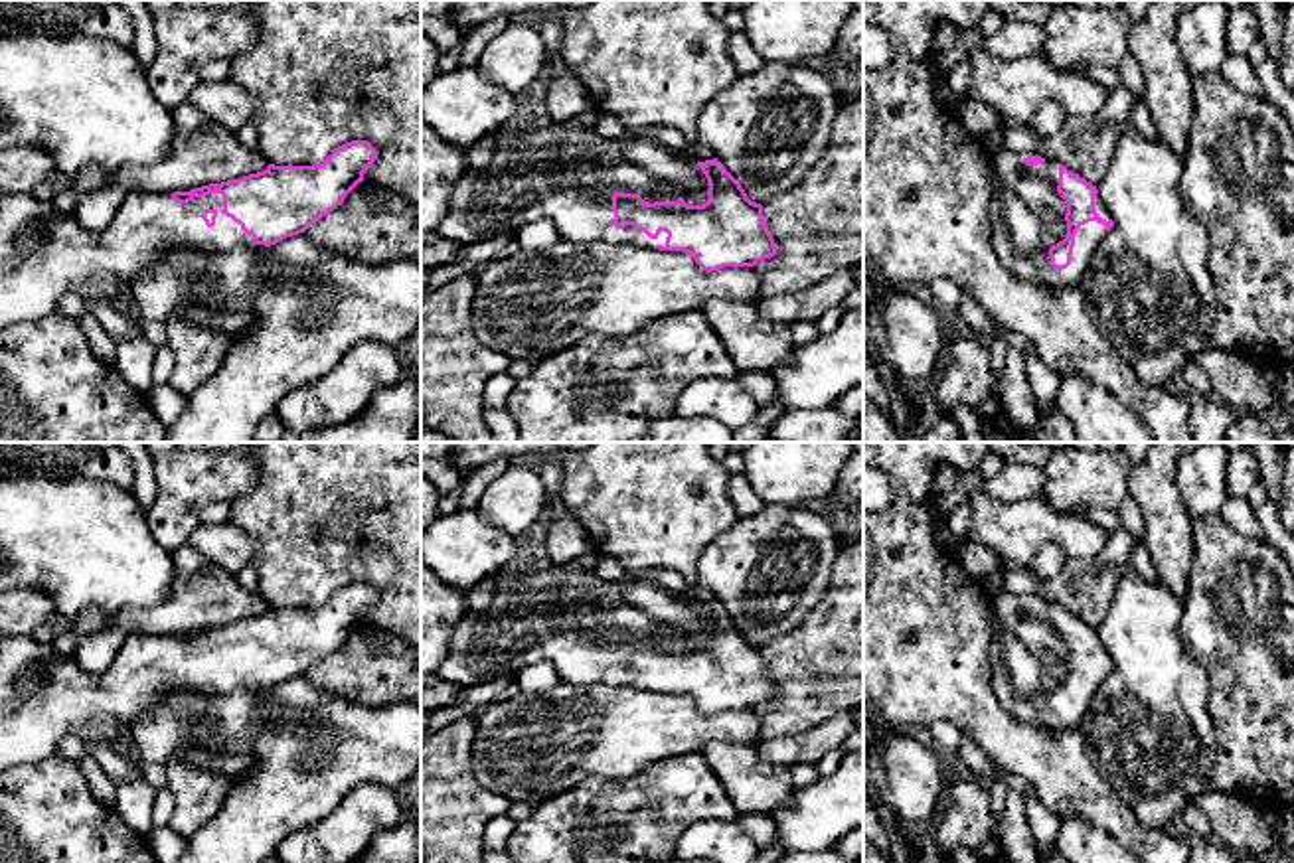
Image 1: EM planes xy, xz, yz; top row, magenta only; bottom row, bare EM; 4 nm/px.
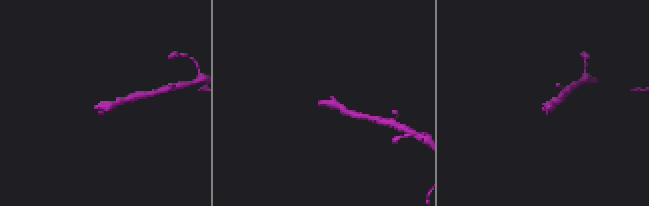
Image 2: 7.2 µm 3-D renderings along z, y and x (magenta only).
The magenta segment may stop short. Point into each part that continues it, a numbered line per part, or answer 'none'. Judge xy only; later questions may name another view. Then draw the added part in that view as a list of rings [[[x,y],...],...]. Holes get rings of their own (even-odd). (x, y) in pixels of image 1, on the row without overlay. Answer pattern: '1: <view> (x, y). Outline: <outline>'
1: xy (44, 698). Outline: [[[0,634],[0,776],[32,766],[47,756],[57,754],[65,737],[83,741],[103,741],[113,729],[128,729],[140,717],[150,713],[156,703],[166,701],[172,693],[231,693],[255,691],[257,685],[239,666],[221,656],[223,638],[219,634],[178,646],[170,636],[130,634],[115,662],[103,675],[85,671],[73,656],[59,656],[53,644],[41,644],[32,636]]]

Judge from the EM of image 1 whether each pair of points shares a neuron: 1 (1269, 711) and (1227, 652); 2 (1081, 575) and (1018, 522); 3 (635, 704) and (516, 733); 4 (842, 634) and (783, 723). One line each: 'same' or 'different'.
1: same
2: different
3: same
4: same

